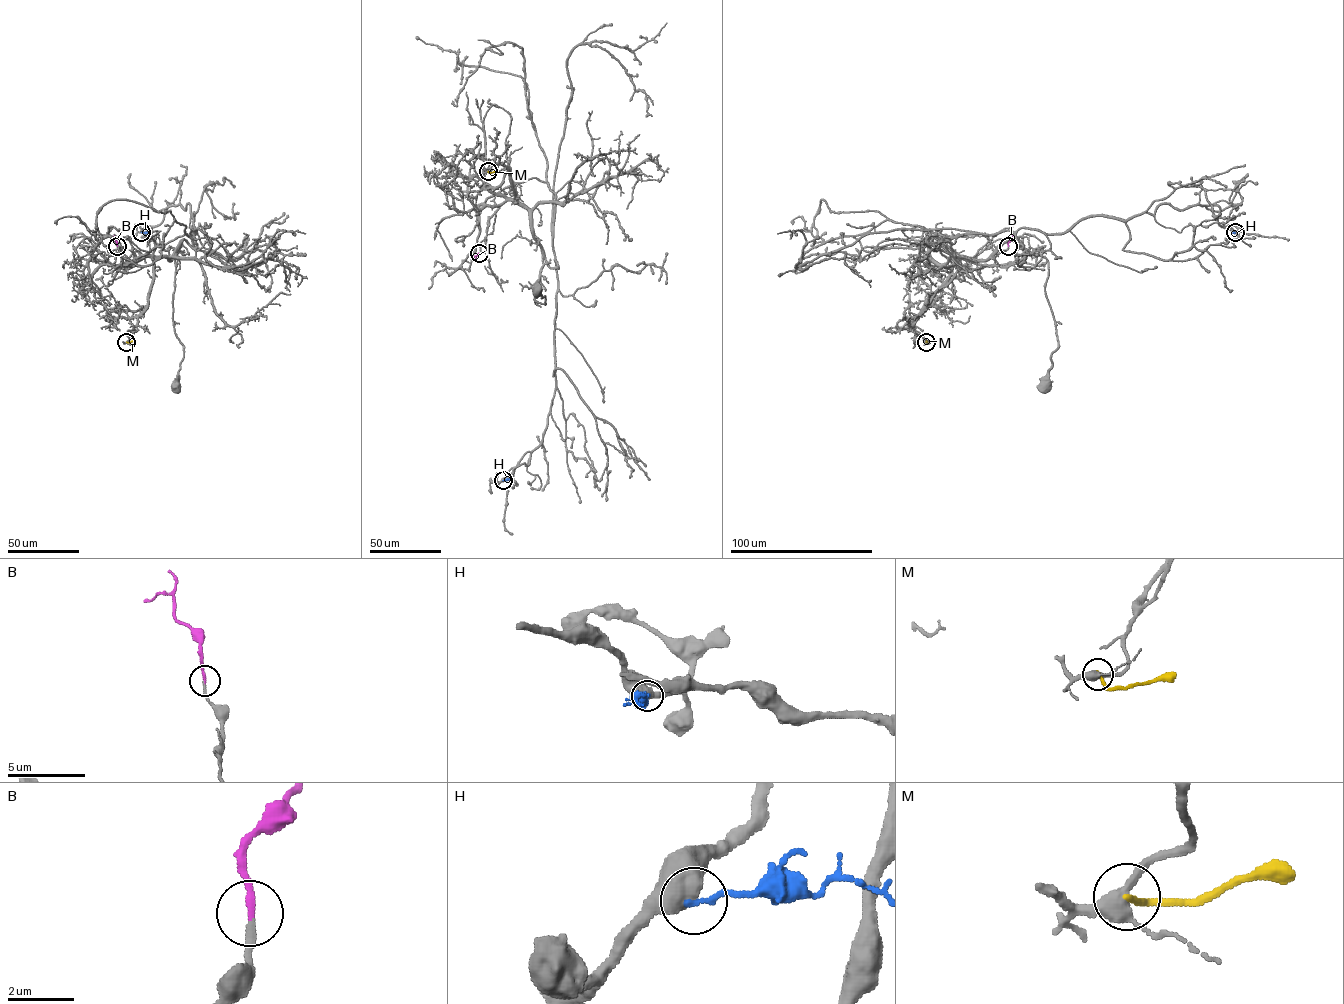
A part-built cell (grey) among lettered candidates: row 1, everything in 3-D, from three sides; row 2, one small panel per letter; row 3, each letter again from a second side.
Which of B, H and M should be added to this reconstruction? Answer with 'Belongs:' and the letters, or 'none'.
Belongs: B

